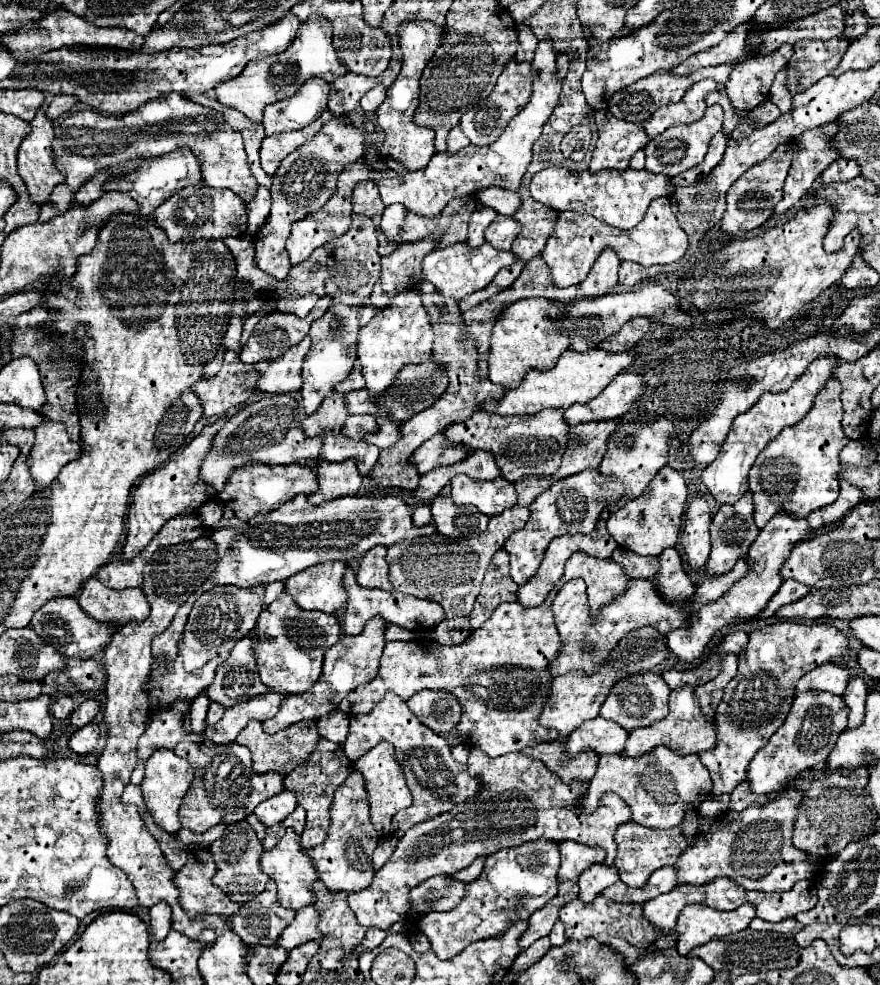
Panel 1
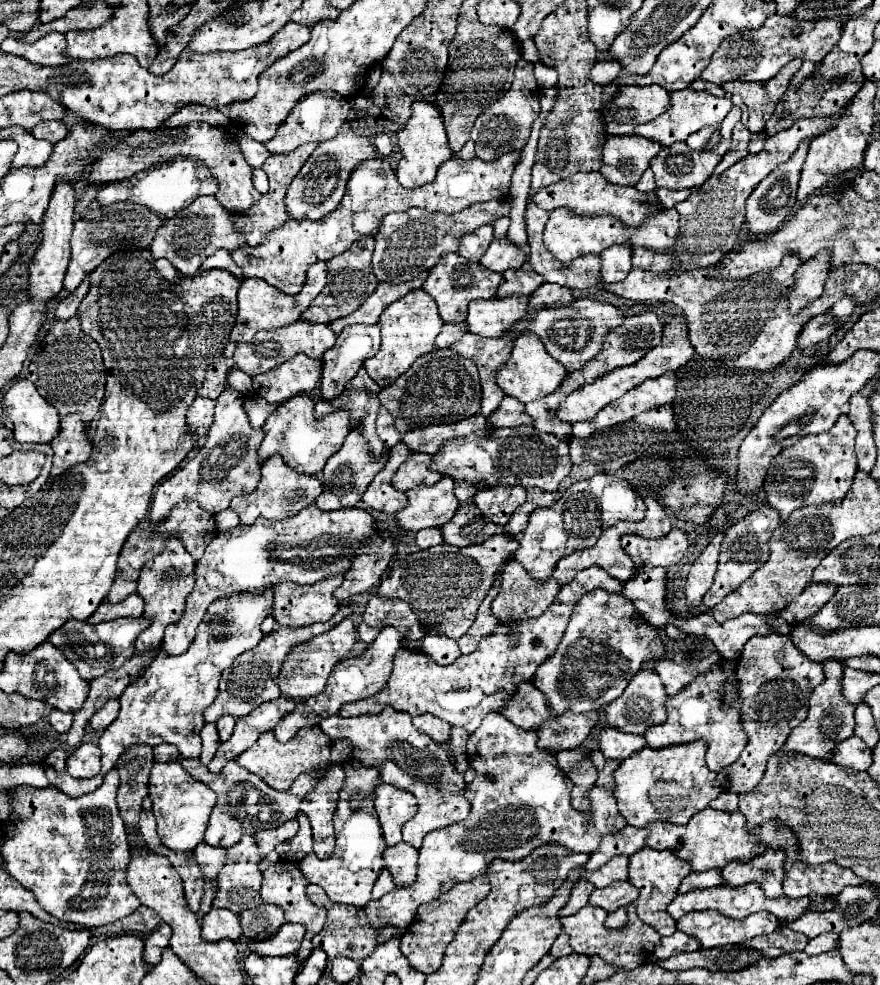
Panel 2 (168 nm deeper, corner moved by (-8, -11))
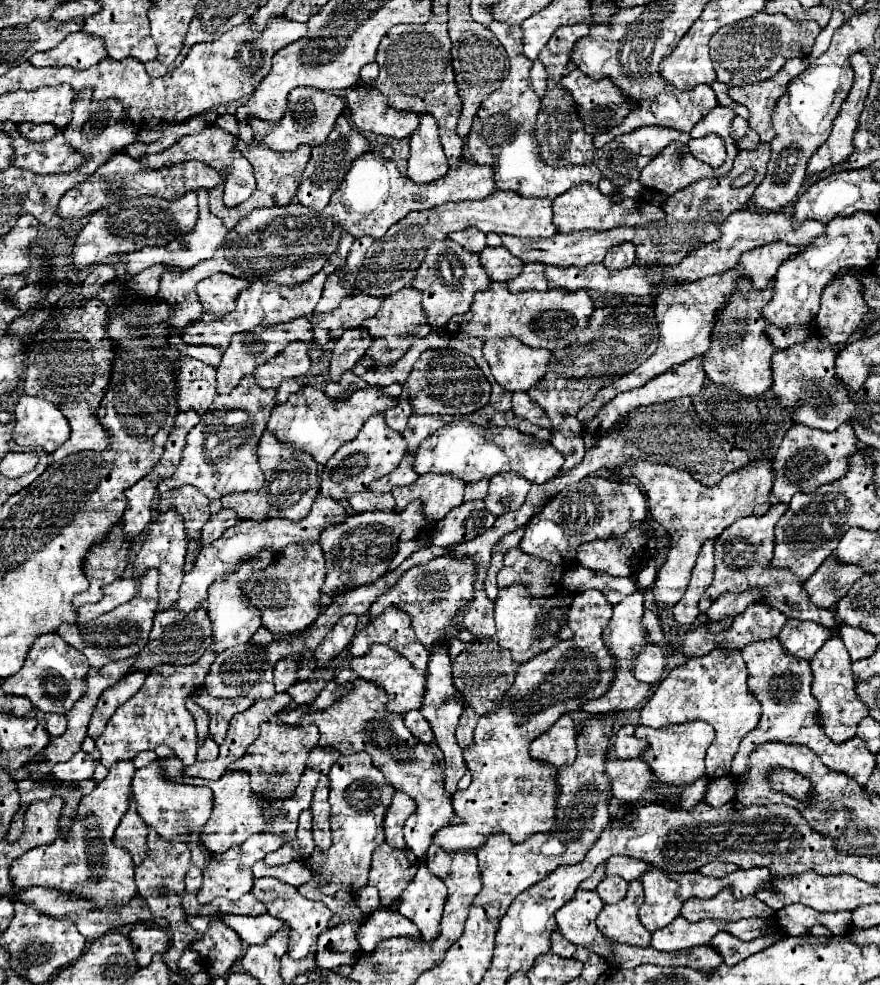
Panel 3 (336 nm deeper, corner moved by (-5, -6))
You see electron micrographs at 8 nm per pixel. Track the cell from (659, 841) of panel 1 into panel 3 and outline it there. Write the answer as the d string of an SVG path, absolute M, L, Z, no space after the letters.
M652 867L642 877L644 905L640 907L640 921L648 931L670 925L684 905L678 897L678 883L668 877L666 871Z

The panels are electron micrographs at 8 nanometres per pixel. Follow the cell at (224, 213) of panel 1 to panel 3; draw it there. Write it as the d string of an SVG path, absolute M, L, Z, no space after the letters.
M204 189L198 191L198 203L200 203L200 213L198 213L198 223L196 223L192 233L188 233L180 239L174 239L172 243L168 243L164 247L144 247L142 251L124 255L122 263L126 267L126 273L136 275L136 273L140 273L152 265L170 265L170 267L180 267L180 269L192 269L200 261L210 259L214 255L214 251L224 243L228 229L224 227L224 223L216 215L212 215L208 211L208 191L204 191Z

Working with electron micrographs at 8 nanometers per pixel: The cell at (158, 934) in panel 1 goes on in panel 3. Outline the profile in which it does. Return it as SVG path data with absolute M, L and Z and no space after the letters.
M140 923L128 933L128 939L132 943L136 963L138 967L146 967L156 953L164 953L170 945L170 937L160 927L150 927L146 923Z

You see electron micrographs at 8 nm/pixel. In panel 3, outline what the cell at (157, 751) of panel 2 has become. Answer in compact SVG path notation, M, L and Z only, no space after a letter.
M314 747L308 755L308 767L300 779L298 791L294 793L292 799L284 799L284 801L268 801L264 803L264 799L256 799L250 791L250 781L248 781L248 773L244 771L228 771L226 775L222 775L218 781L204 781L204 779L192 779L192 777L184 777L184 765L176 759L176 757L158 757L154 751L141 752L136 759L134 765L146 767L152 761L160 761L162 767L166 769L166 775L170 775L170 779L178 781L178 783L186 783L186 785L206 785L208 789L212 789L214 793L214 807L212 807L212 815L206 821L201 830L201 834L212 835L212 837L204 837L204 845L212 855L220 855L224 851L228 851L234 845L242 845L250 835L254 833L284 833L284 843L292 841L296 837L296 829L298 829L298 817L302 811L306 811L310 807L312 801L312 791L318 783L318 779L322 775L328 775L330 767L336 763L338 759L338 751L336 749L322 749L322 747Z

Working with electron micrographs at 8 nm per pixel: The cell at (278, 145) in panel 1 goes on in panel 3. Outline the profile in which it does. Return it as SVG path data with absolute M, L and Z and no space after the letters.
M234 139L234 147L250 161L250 165L254 167L254 175L256 175L256 191L252 193L252 197L234 207L234 209L226 209L224 205L208 205L208 209L220 217L226 225L226 229L234 229L238 225L238 221L242 217L246 217L250 211L254 209L260 209L260 207L274 207L274 205L290 205L294 199L296 199L296 191L300 187L300 179L302 179L302 171L304 167L308 165L308 159L310 159L310 147L308 145L302 145L300 149L296 151L282 151L282 153L276 153L272 151L270 147L264 147L260 141L252 141L250 145L244 143L242 139Z

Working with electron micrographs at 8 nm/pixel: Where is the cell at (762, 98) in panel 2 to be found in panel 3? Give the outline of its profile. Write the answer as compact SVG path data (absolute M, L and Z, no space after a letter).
M790 59L766 83L754 83L754 85L744 85L744 87L728 89L728 95L736 103L744 105L750 111L748 125L760 135L762 143L770 143L774 139L772 111L774 111L780 95L784 95L784 91L788 89L788 83L796 75L806 71L806 69L808 69L808 61L806 59Z

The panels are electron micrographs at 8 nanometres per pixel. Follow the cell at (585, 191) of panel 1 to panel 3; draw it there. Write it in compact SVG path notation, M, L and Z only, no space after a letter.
M490 23L488 25L494 35L508 37L504 47L510 53L510 73L478 109L470 135L468 135L468 153L470 157L480 163L494 167L494 183L498 189L512 189L522 197L546 197L556 199L574 185L580 183L598 183L600 169L596 165L588 167L548 167L538 155L538 141L534 135L536 129L536 115L540 109L540 97L532 91L530 85L530 69L532 61L522 53L522 31L518 27L510 27L504 23Z

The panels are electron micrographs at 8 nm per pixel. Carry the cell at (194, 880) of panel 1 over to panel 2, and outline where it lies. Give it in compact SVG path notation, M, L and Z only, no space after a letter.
M211 908L211 912L201 918L201 926L201 938L207 942L217 942L223 938L237 940L241 936L239 916L225 908Z

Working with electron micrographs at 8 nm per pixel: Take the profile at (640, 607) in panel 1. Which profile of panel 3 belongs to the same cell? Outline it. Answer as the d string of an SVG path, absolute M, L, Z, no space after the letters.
M588 589L582 591L574 597L568 619L570 627L574 629L574 639L570 641L560 641L556 647L550 651L544 651L536 655L536 659L530 659L528 663L520 665L516 671L516 679L512 687L504 693L504 699L500 701L500 707L496 711L484 713L478 719L476 731L474 731L474 747L464 749L464 759L466 765L472 773L472 783L466 791L456 791L452 797L452 807L454 813L464 819L464 823L454 825L454 827L442 827L436 831L434 841L444 847L446 851L458 851L458 849L478 849L486 837L492 831L502 831L510 835L512 841L520 843L526 837L534 833L550 833L556 825L554 813L556 813L556 799L558 799L558 783L556 783L556 769L544 763L536 763L530 753L530 741L534 741L538 735L542 735L560 715L578 711L586 701L602 697L616 673L614 669L614 657L610 655L608 647L602 641L602 631L608 625L612 615L612 605L604 599L600 591Z

